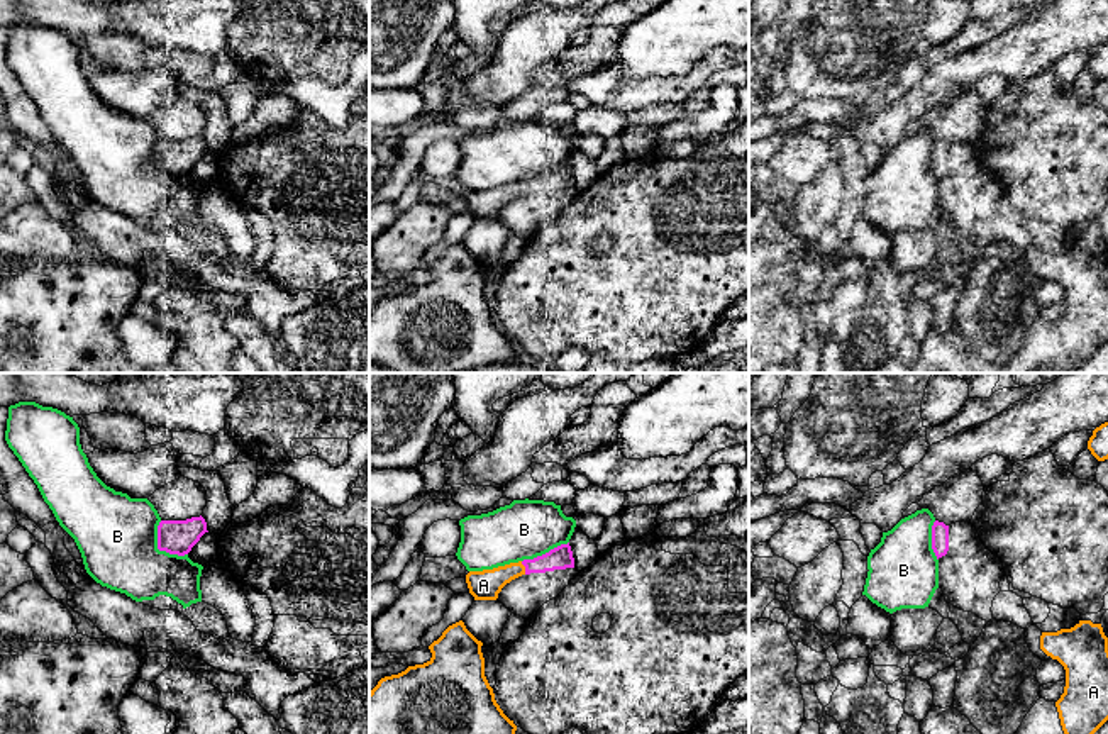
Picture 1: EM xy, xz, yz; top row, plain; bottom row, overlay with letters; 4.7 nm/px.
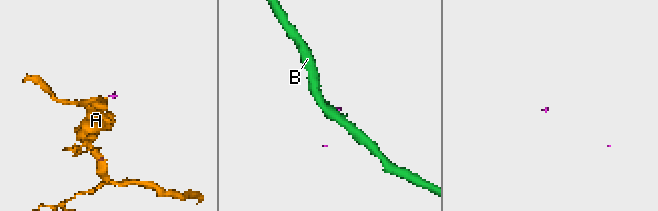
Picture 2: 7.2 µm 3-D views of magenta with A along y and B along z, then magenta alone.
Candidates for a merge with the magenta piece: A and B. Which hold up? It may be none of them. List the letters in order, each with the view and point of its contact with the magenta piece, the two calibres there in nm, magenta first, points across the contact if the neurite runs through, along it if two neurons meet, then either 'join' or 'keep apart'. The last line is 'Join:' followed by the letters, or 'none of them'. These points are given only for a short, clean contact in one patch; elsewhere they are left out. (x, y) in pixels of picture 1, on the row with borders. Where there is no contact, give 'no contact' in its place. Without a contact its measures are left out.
A: xz (526, 568) | 110/140 nm | join
B: xy (160, 550) | 160/380 nm | keep apart
Join: A

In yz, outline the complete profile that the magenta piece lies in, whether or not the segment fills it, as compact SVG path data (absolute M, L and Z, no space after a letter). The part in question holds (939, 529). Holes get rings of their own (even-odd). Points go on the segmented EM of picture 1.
M935 520L932 525L932 549L939 558L945 556L949 551L949 525Z

